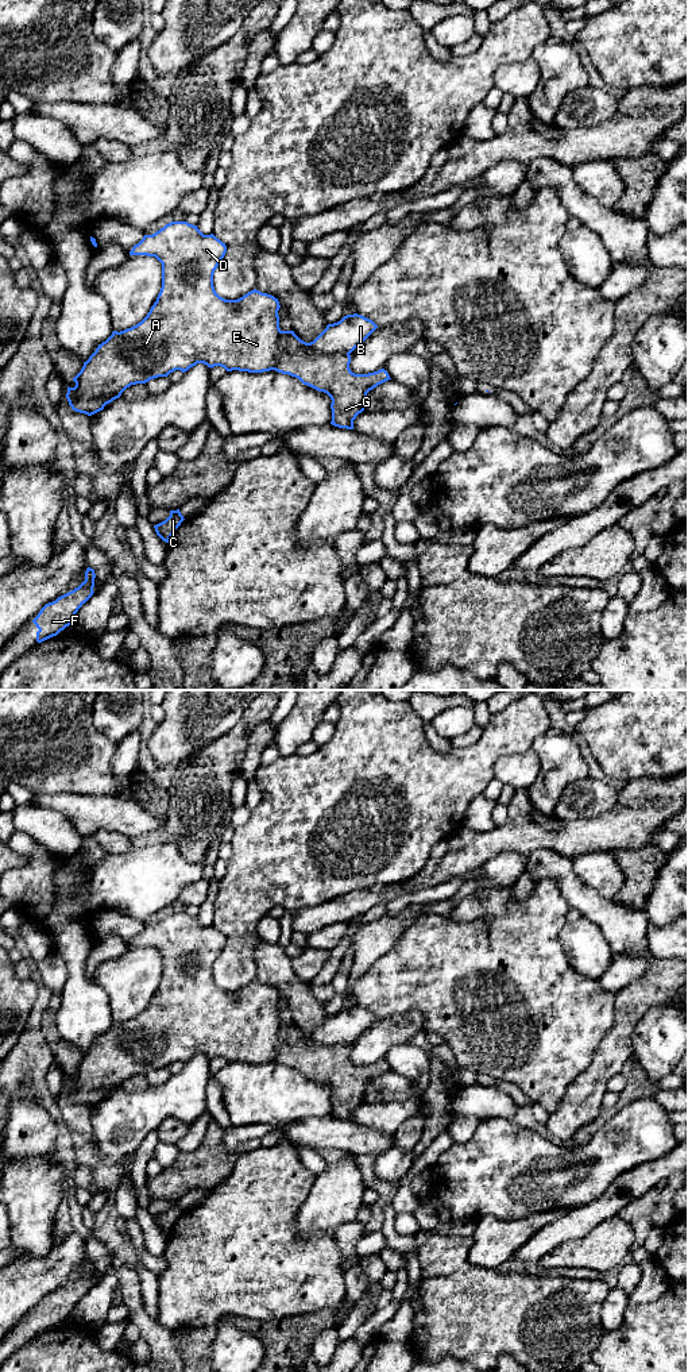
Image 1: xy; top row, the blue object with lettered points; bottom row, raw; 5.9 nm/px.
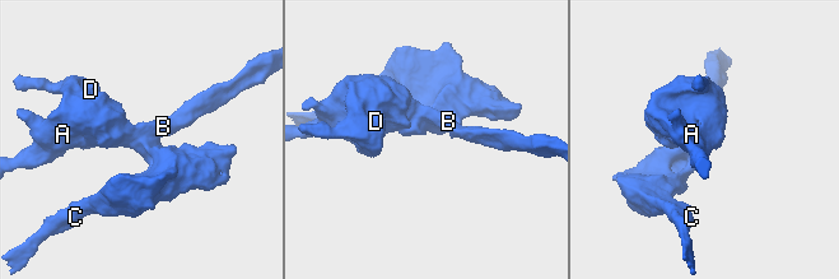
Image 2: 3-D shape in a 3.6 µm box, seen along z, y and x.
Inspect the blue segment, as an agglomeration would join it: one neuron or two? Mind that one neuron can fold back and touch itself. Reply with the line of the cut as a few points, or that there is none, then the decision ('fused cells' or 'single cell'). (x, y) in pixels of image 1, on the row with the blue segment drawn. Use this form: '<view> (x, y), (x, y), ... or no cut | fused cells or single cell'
xy (301, 340), (314, 351), (348, 354) | fused cells

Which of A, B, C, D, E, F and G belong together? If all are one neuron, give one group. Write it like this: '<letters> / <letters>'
A B D E / C F G

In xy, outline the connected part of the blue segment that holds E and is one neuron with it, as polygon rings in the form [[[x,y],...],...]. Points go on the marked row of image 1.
[[[171,221],[152,235],[144,235],[132,247],[130,255],[155,257],[162,263],[161,292],[140,323],[120,332],[113,331],[84,362],[81,371],[73,378],[76,386],[67,386],[66,398],[73,411],[92,416],[119,398],[131,385],[167,377],[175,370],[185,373],[197,363],[204,363],[210,369],[221,366],[227,371],[263,373],[274,370],[281,351],[279,301],[274,296],[256,289],[237,300],[220,297],[213,286],[213,274],[225,253],[225,243],[213,234],[204,235],[197,226],[188,221]]]

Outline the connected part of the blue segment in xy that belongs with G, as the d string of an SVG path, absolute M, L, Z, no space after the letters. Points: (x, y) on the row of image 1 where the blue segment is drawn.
M281 331L281 351L274 370L298 378L318 392L326 393L331 400L332 421L339 428L353 429L353 420L364 411L367 393L378 385L391 379L384 369L368 374L355 374L349 369L348 352L321 354L308 348L294 331Z

